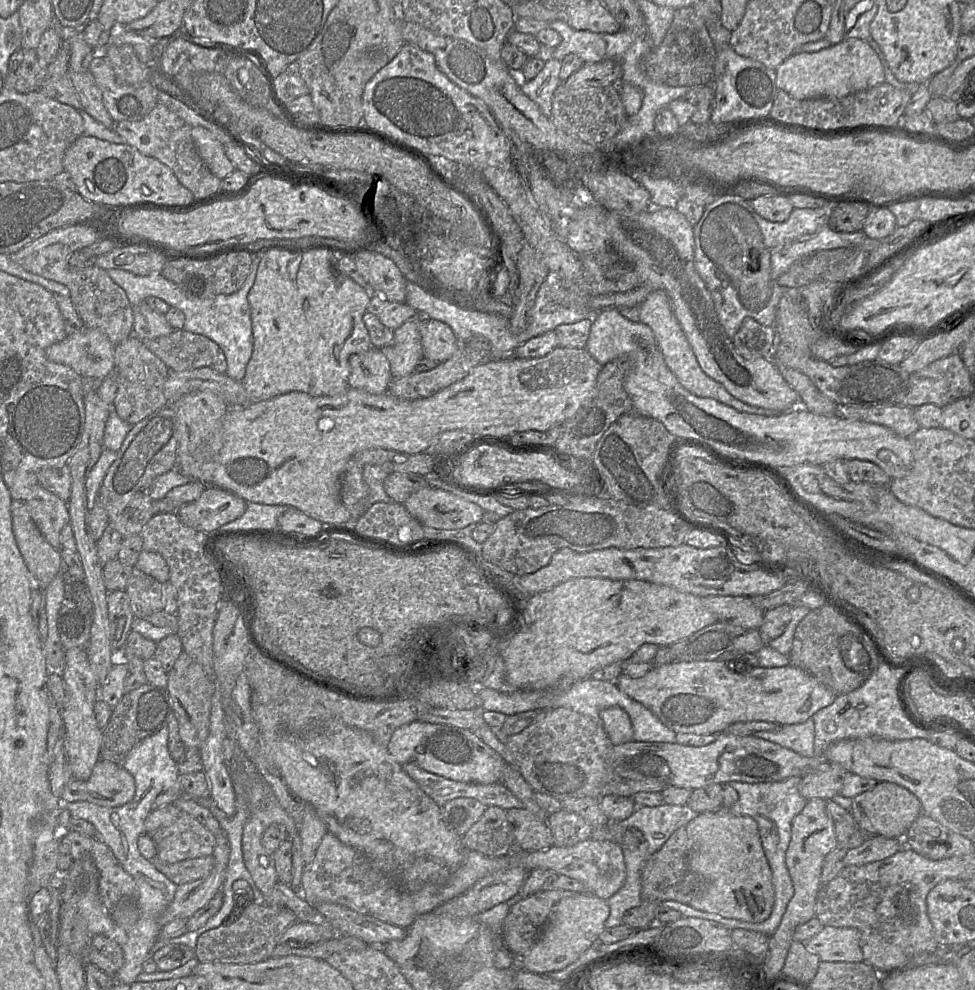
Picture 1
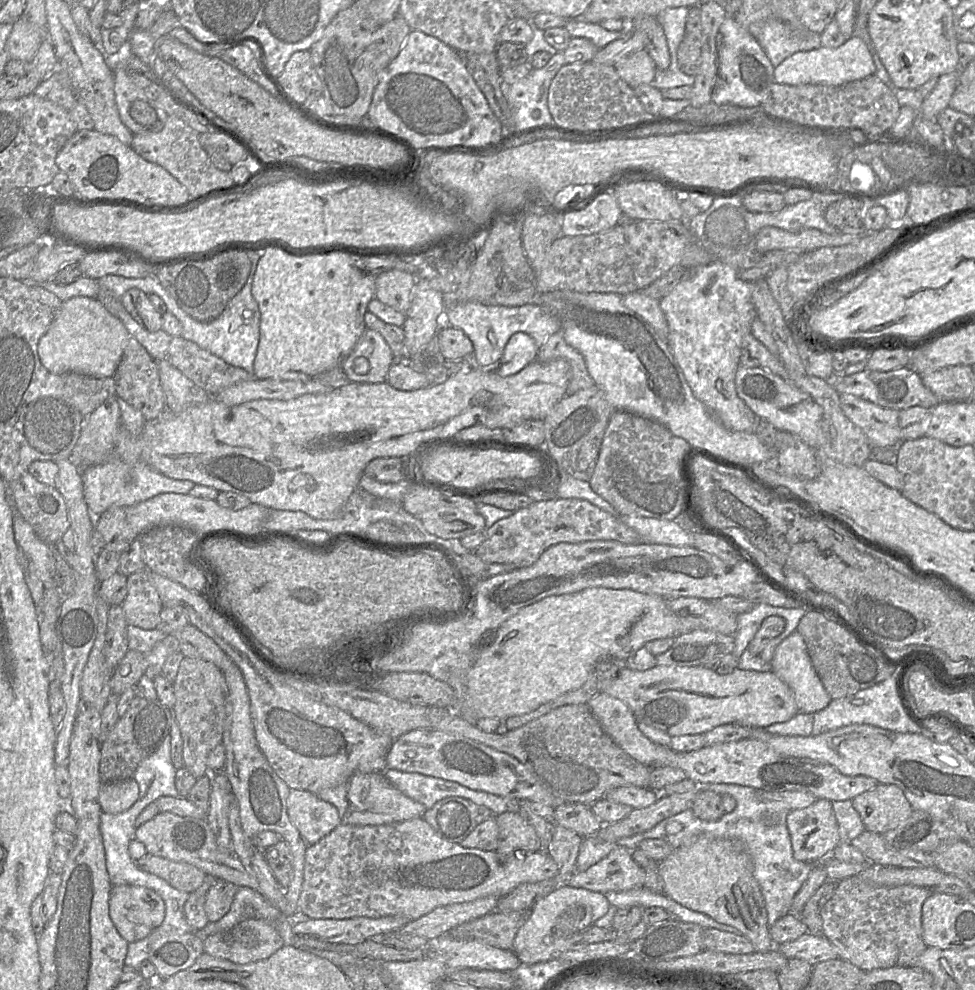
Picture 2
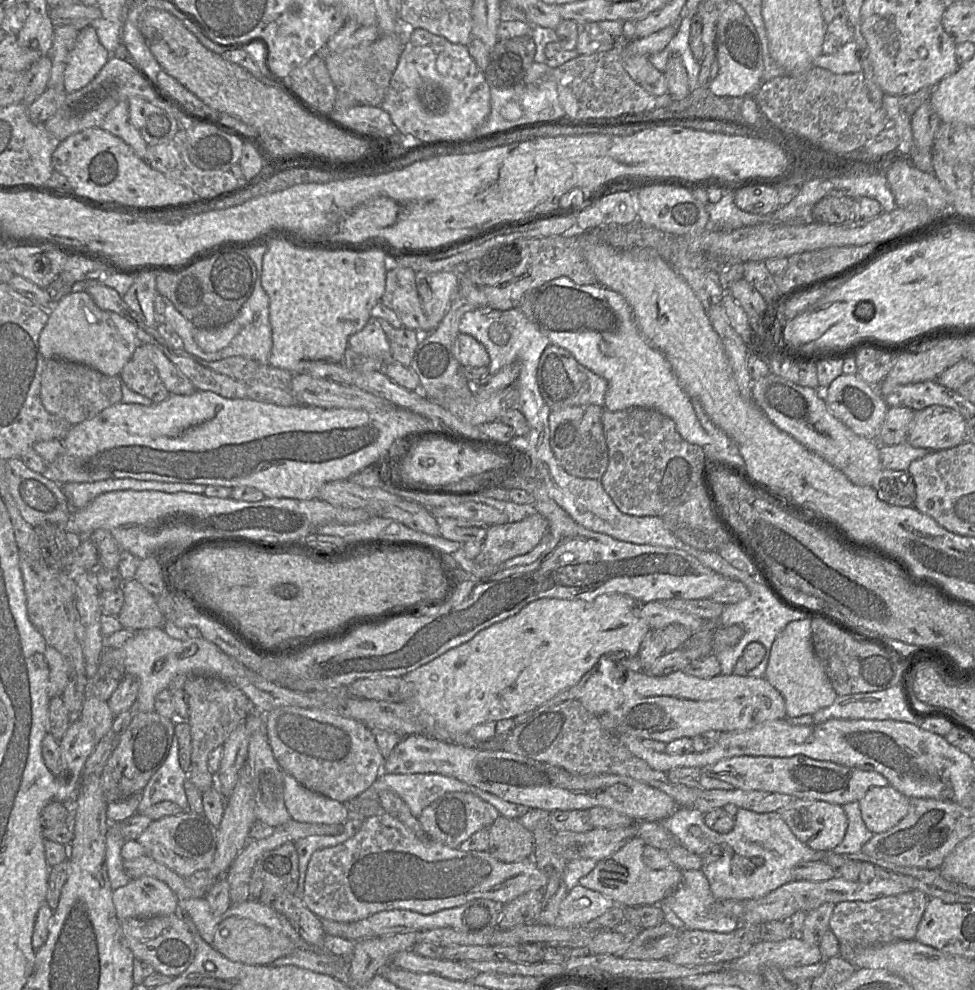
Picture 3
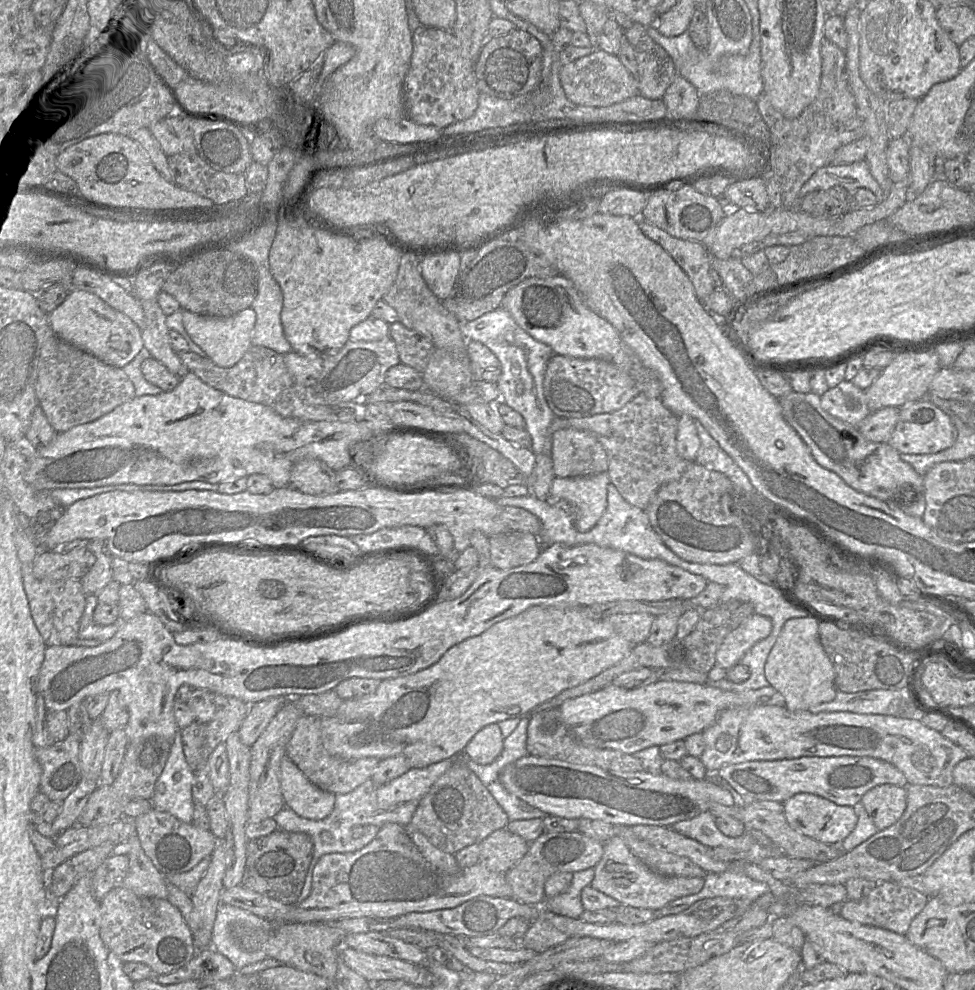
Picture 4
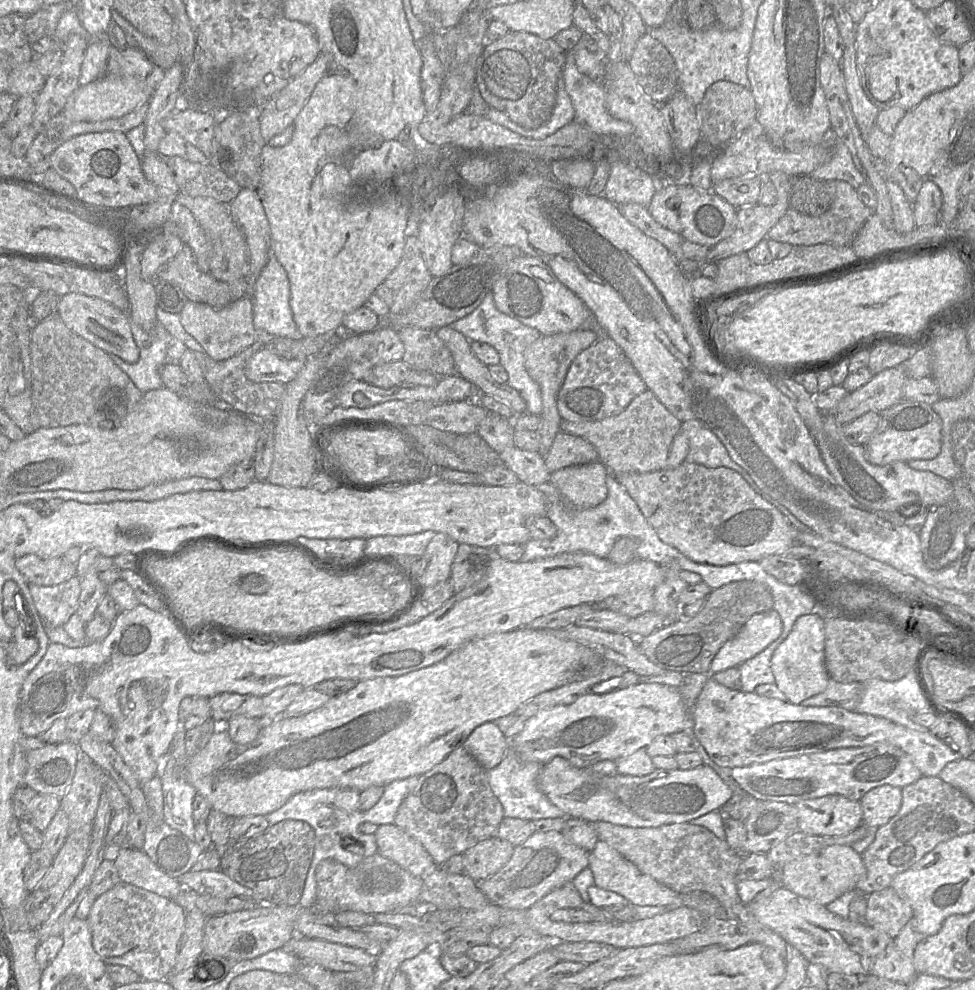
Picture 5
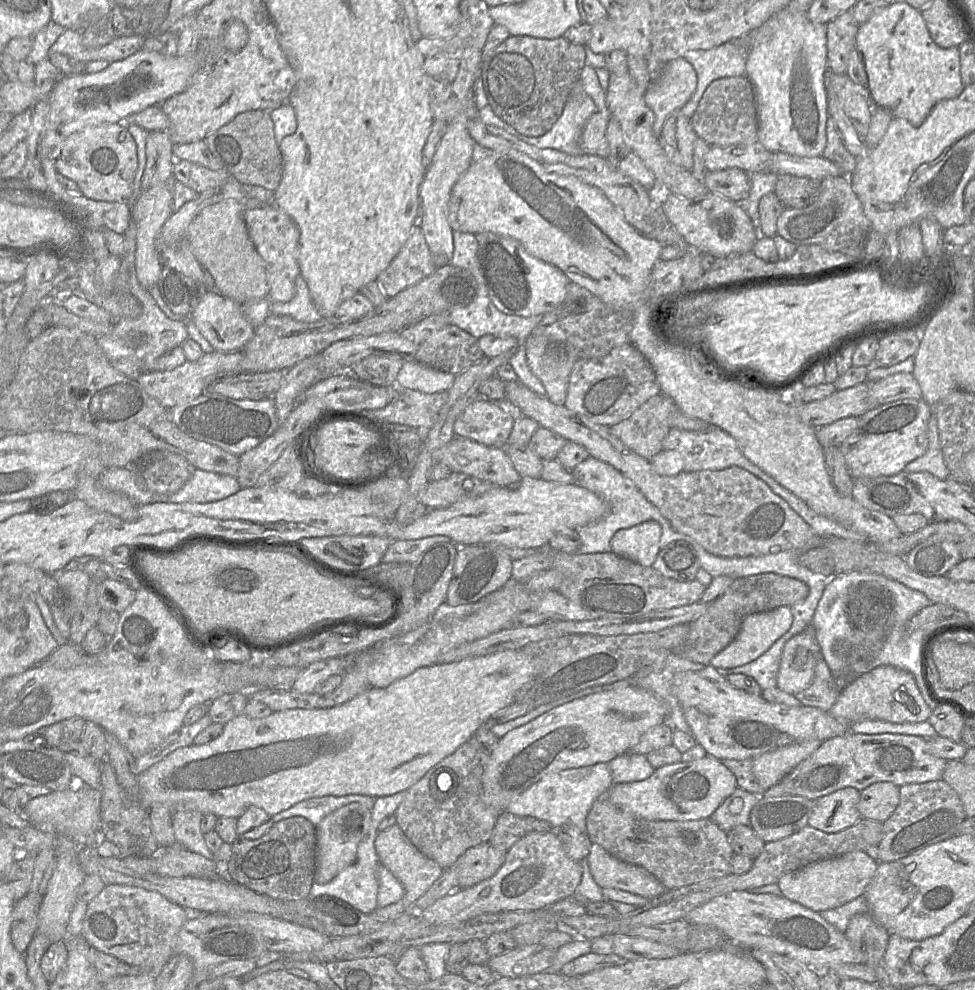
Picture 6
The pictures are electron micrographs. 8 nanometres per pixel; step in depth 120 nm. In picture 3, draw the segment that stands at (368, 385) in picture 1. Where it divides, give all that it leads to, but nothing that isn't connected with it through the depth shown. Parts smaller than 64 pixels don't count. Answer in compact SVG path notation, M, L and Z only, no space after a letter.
M370 317L368 323L348 339L348 348L356 354L369 358L391 360L389 340L376 318Z

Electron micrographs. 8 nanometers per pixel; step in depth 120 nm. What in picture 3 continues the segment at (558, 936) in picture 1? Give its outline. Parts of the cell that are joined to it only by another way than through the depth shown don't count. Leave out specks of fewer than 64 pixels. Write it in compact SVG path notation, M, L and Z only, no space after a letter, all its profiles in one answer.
M577 885L568 891L567 896L562 901L558 916L554 921L554 927L586 926L615 905L616 903L611 898Z

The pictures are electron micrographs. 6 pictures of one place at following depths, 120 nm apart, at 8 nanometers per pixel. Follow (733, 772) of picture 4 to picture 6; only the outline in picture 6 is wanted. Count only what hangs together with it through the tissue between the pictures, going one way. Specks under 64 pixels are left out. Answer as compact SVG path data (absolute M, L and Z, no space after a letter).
M849 730L840 736L824 741L809 757L798 764L781 781L789 786L789 794L809 800L817 800L839 789L851 787L858 791L877 782L891 782L897 786L910 783L924 783L942 779L948 760L936 757L928 752L925 738L900 734L854 734Z

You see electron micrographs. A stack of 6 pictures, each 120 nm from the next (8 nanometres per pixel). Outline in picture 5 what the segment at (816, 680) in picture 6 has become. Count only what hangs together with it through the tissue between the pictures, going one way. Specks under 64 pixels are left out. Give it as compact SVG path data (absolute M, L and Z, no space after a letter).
M829 677L826 689L800 703L806 707L840 707L855 711L861 696L862 683L842 684Z

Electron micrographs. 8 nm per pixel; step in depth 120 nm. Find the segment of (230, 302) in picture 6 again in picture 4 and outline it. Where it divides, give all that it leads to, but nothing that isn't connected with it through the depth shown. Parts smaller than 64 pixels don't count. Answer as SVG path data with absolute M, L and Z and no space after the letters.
M245 308L229 317L212 317L182 310L182 322L190 338L205 352L213 363L220 367L235 365L251 345L251 333L256 322L256 313Z

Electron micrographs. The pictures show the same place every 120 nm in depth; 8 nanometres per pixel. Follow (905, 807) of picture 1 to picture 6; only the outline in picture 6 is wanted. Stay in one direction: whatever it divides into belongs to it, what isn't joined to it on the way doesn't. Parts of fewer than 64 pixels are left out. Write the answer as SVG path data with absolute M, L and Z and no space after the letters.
M877 782L860 791L858 811L861 818L885 822L899 804L899 786L891 782Z

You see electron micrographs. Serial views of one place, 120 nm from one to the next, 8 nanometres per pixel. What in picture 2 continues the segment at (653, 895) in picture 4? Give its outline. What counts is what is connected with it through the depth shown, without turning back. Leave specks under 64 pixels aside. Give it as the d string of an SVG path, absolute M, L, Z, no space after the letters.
M616 847L588 870L575 871L567 885L606 894L610 891L629 891L644 886L646 871L633 858L636 849Z

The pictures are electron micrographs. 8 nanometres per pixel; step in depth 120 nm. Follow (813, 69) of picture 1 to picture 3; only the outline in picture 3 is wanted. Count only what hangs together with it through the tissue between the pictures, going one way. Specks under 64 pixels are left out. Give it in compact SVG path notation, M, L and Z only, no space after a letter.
M851 40L843 44L835 54L821 54L814 59L813 67L824 68L835 74L861 72L862 65L856 42Z

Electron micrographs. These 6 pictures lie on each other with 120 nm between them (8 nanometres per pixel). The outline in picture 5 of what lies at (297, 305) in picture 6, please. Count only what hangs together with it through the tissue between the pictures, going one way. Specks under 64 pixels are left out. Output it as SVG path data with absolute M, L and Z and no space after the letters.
M272 249L268 252L266 264L256 279L252 303L254 326L258 333L291 339L302 338L301 333L295 324L290 306L289 279Z

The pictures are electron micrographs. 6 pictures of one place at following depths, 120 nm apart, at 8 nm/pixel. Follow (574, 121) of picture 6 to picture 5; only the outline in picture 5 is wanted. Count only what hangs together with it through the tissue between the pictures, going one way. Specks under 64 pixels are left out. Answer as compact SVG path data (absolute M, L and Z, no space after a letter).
M563 79L558 80L556 102L549 121L537 129L528 129L527 137L542 140L574 121L575 110L567 94Z

